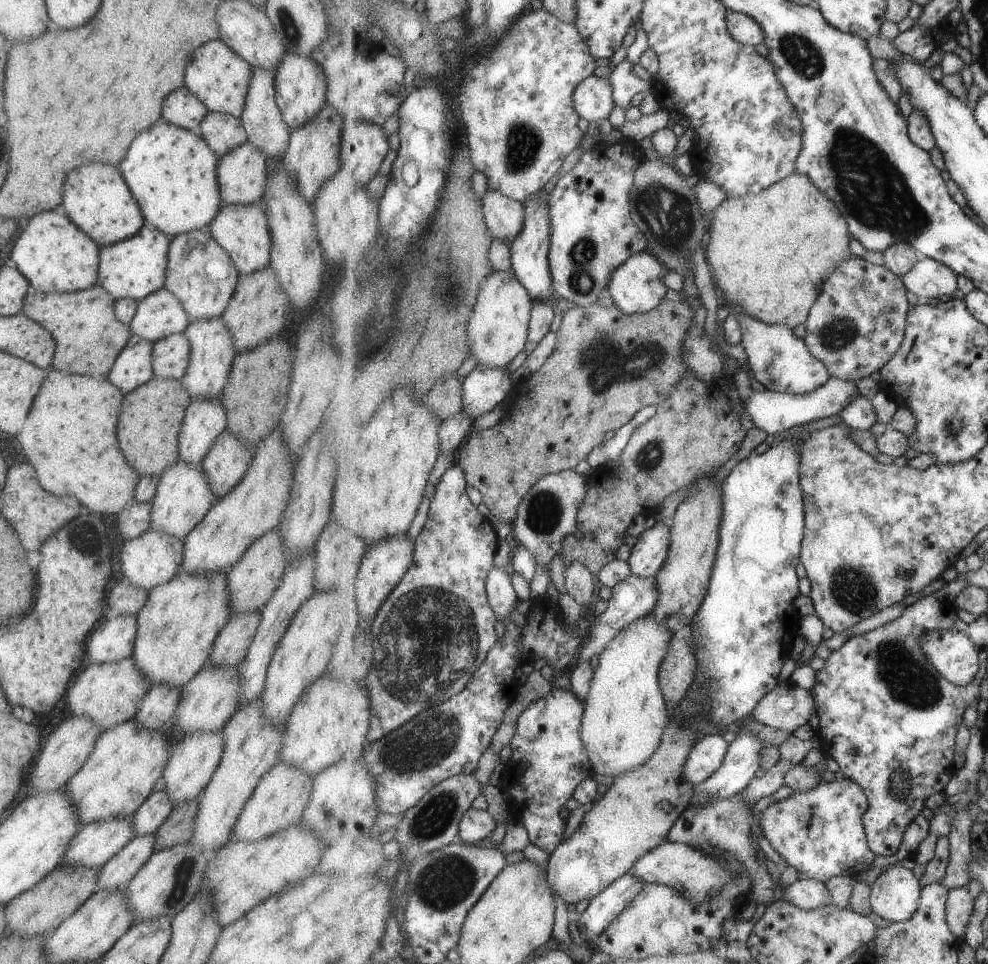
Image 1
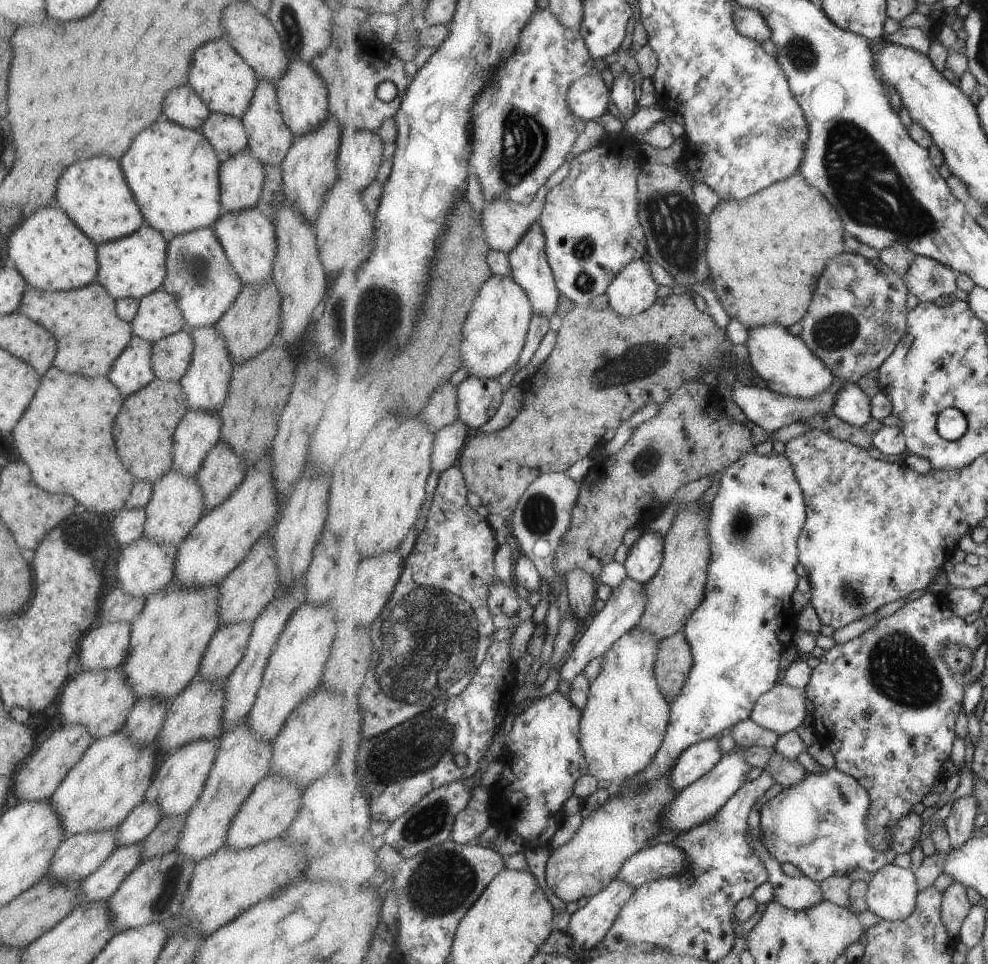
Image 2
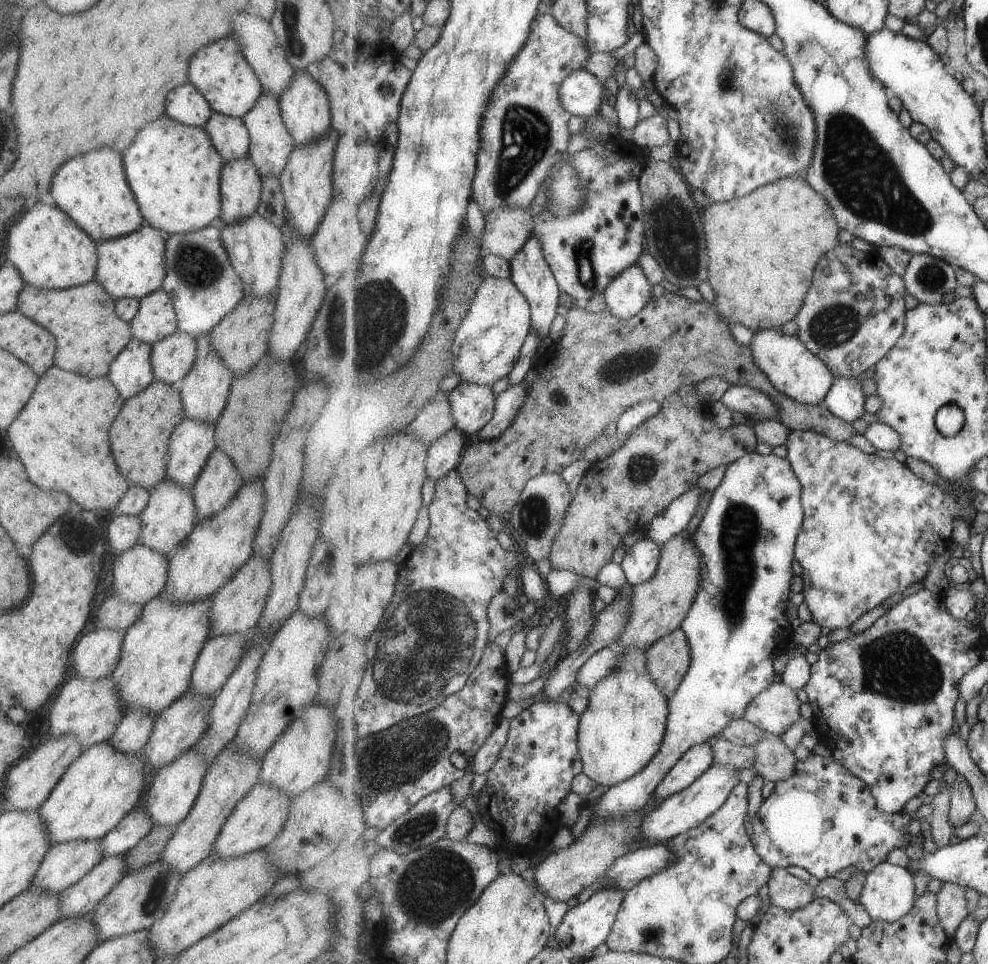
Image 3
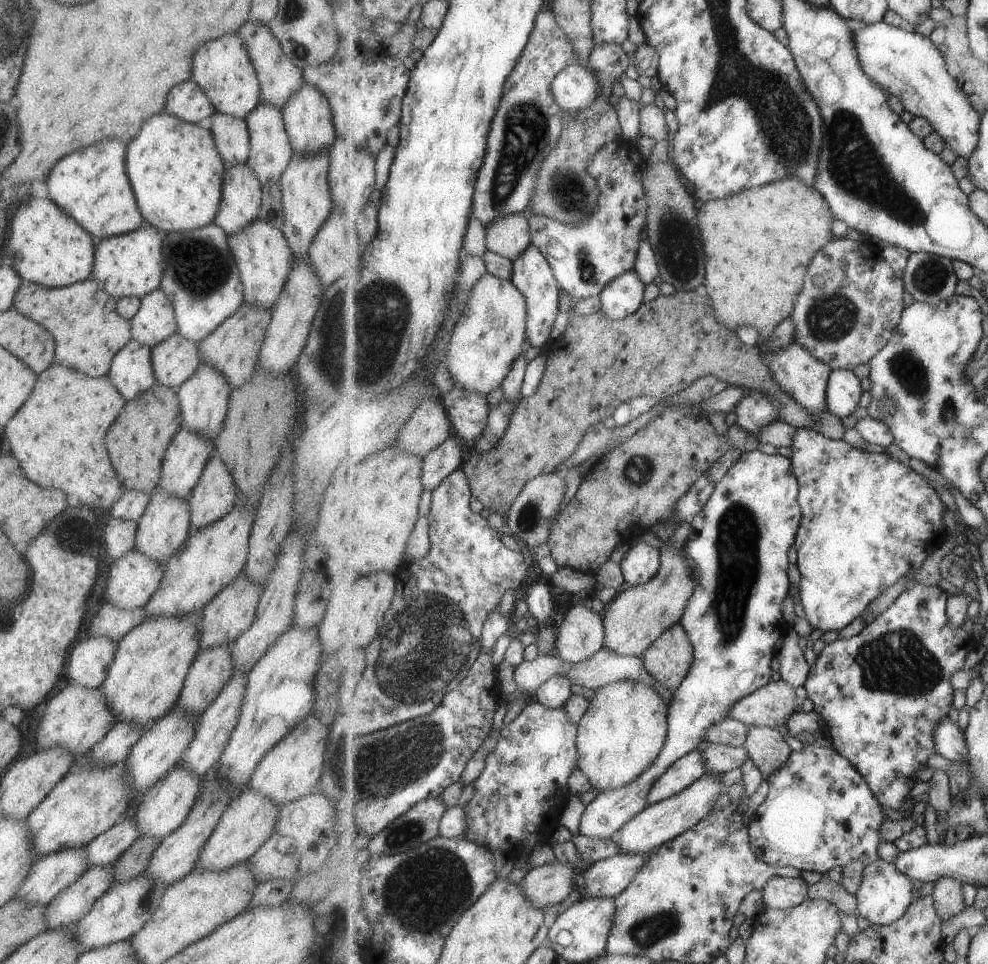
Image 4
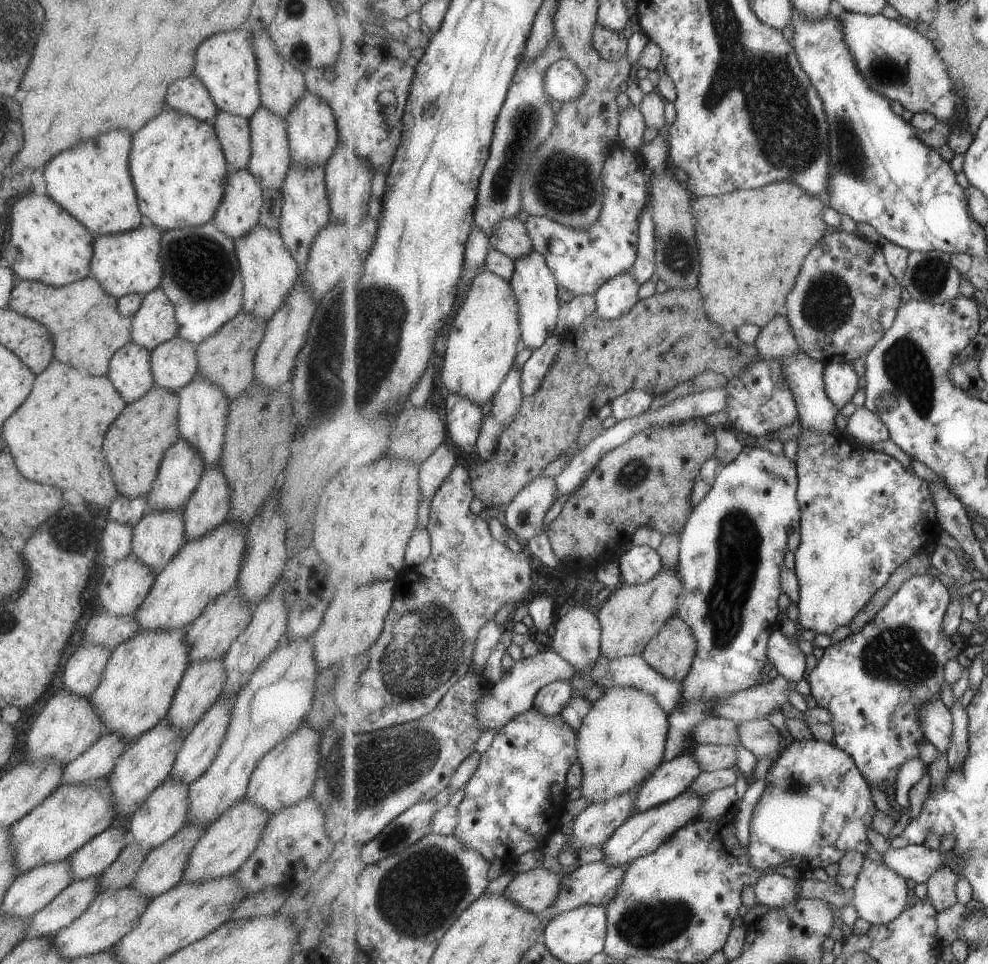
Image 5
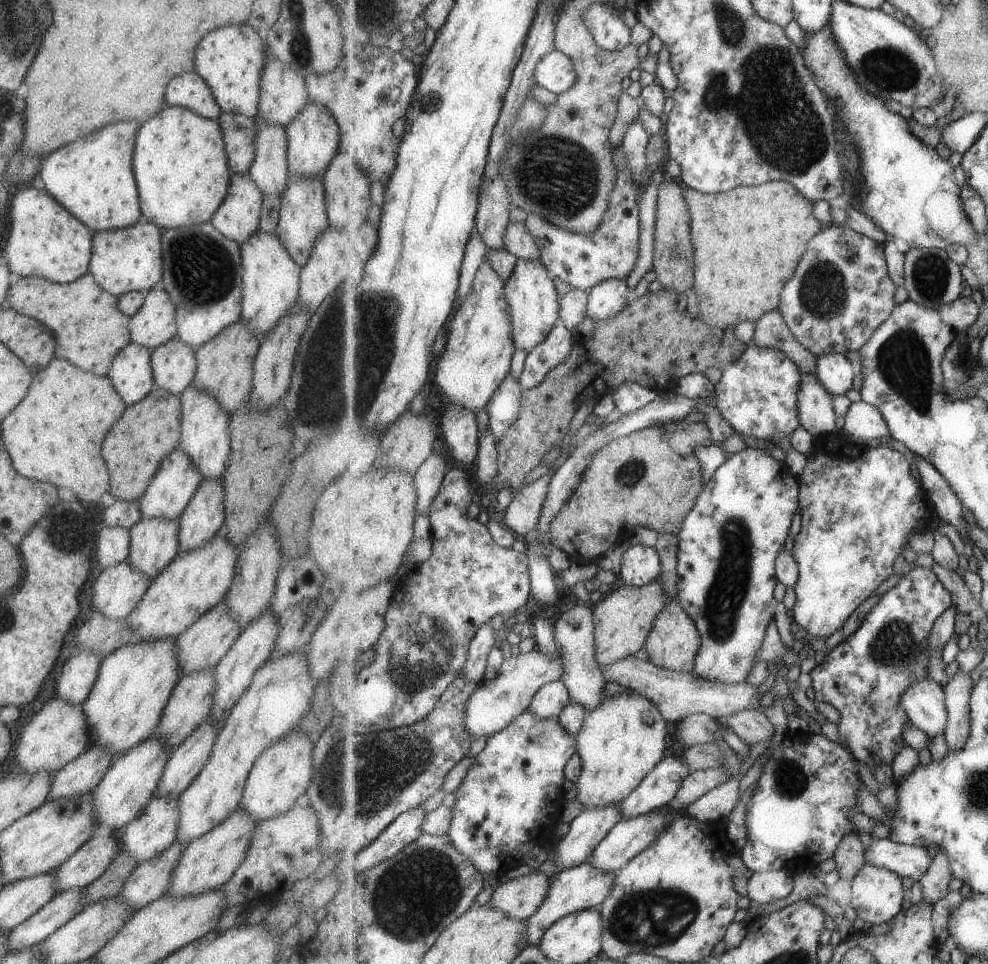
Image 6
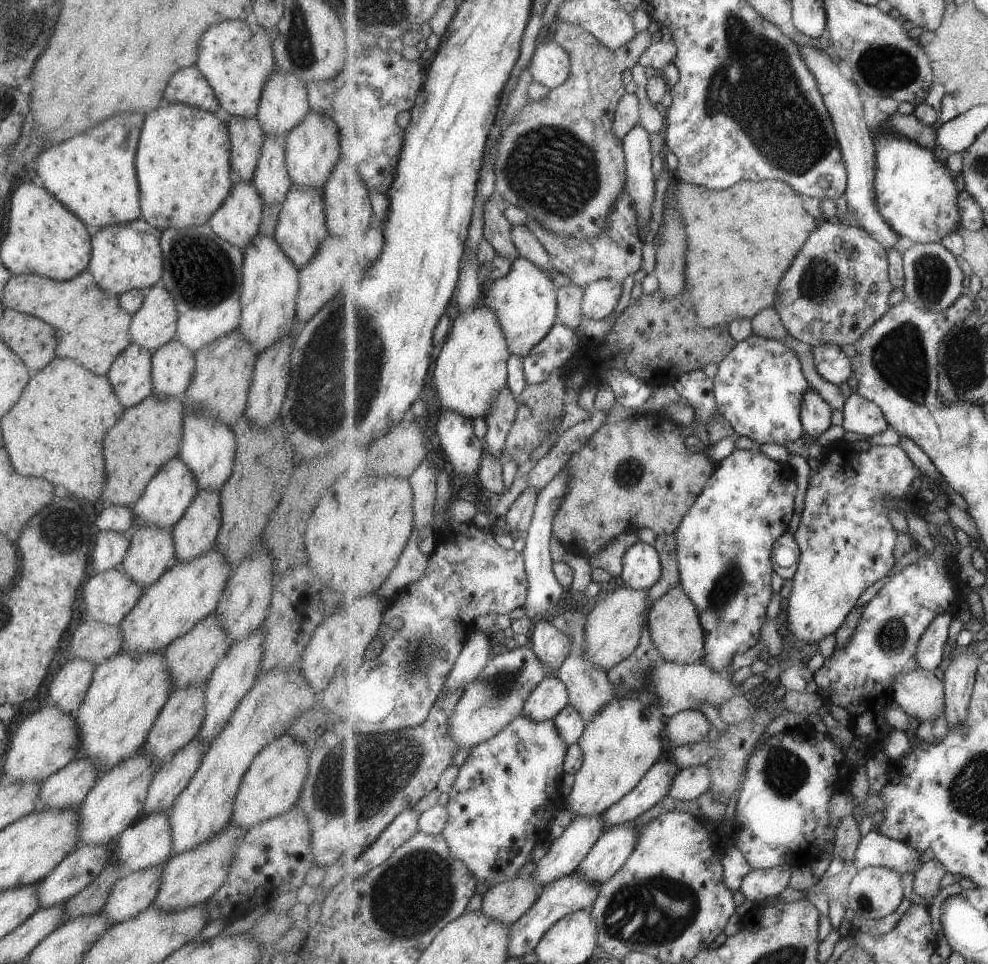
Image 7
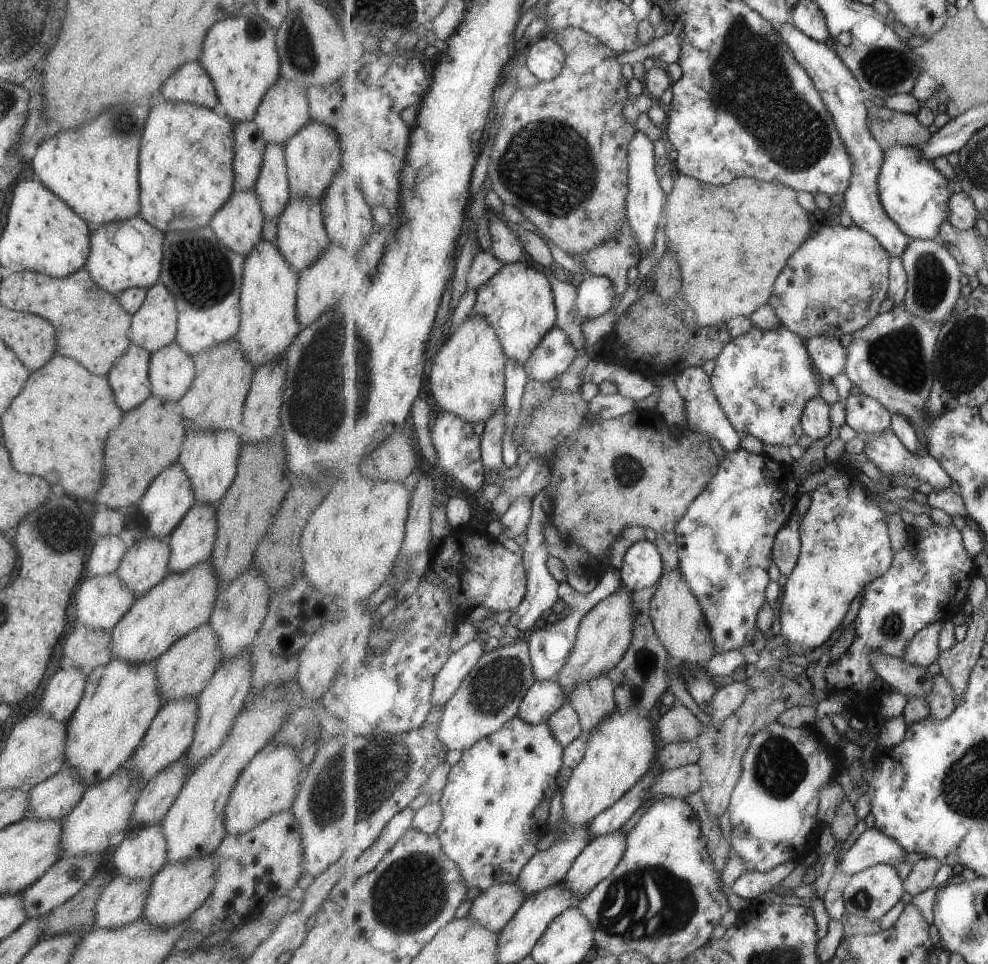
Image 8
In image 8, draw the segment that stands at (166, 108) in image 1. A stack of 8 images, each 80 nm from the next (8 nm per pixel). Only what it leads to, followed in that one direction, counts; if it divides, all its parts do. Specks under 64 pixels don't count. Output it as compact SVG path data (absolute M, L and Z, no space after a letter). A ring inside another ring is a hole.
M198 62L185 64L181 70L173 72L163 82L160 92L165 101L192 103L213 110L217 116L226 116L211 84L211 78Z

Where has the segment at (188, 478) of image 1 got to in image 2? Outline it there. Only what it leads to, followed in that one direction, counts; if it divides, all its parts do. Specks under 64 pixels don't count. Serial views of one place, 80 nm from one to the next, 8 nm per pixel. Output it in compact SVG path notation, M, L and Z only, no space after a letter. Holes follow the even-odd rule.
M171 469L152 484L152 494L144 510L143 536L147 536L157 544L173 544L173 546L180 544L205 514L201 488L195 477Z

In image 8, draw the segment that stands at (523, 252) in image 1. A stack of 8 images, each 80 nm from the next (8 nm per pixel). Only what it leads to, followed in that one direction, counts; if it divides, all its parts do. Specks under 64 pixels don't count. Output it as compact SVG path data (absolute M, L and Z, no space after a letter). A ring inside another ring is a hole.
M528 258L505 266L478 290L477 304L471 316L483 316L495 328L505 358L521 366L530 360L537 346L554 327L558 318L550 278Z

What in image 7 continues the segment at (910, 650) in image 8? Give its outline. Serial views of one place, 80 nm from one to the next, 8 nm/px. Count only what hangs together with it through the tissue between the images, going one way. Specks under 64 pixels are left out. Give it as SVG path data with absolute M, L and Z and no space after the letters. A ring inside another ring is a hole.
M949 612L941 614L925 630L925 635L921 636L920 644L917 646L918 667L930 672L944 667L946 664L944 649L947 638L950 638L950 627L954 618L955 615Z

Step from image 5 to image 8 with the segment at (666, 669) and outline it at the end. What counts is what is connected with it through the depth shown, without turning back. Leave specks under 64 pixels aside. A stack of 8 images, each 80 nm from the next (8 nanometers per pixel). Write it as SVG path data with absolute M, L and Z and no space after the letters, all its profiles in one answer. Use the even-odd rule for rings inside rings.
M679 567L663 572L659 580L659 590L651 600L650 614L657 634L661 636L661 642L665 644L667 653L675 661L699 662L705 666L717 654L713 632L707 622L705 610Z

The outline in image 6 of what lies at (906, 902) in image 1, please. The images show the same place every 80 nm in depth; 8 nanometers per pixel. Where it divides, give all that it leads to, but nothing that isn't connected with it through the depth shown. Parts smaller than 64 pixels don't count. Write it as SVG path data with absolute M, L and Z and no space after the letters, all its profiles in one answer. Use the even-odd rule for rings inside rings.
M865 864L853 881L852 897L848 904L854 909L857 920L875 924L883 924L894 920L904 910L907 893L903 888L903 878L884 867Z

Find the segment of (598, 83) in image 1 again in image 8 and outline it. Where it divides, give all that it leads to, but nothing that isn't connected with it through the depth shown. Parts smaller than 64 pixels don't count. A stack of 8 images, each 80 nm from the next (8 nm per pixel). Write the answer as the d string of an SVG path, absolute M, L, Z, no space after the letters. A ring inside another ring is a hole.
M543 36L538 41L531 43L526 65L539 81L553 80L561 74L566 59L567 53L555 40L555 37Z

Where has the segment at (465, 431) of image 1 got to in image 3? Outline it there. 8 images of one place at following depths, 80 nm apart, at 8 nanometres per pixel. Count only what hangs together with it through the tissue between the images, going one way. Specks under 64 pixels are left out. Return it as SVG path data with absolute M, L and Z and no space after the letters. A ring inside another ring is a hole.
M457 426L439 437L428 450L428 476L436 481L457 469L465 449L465 433Z

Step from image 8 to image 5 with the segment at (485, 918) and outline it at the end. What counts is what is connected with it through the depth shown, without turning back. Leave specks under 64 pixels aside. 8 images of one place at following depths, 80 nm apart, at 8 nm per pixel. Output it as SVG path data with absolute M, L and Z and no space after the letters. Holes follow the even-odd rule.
M535 868L518 874L502 892L513 904L525 908L537 915L549 909L557 900L561 889L561 874L555 874L545 868Z

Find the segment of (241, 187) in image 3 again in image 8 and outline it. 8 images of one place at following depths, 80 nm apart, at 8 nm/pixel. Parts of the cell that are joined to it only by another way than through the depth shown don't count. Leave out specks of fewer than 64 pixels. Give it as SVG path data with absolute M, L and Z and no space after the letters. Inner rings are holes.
M235 187L225 204L213 214L208 227L231 252L247 256L247 252L261 240L263 224L263 214L253 189Z

